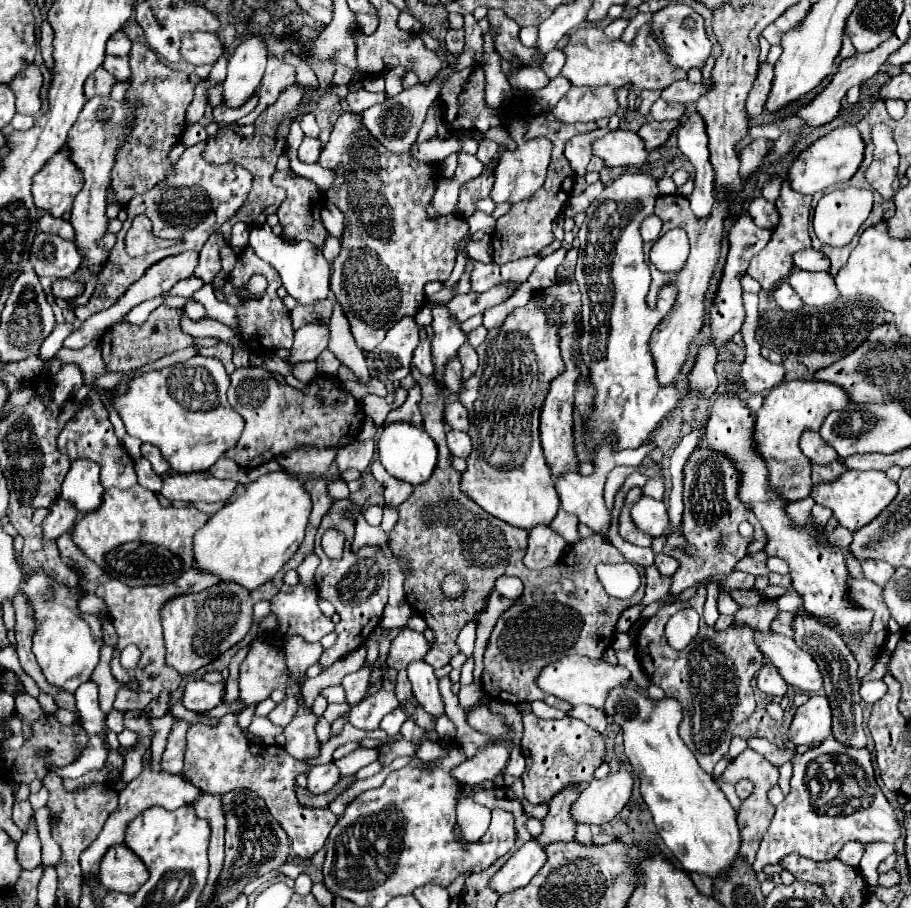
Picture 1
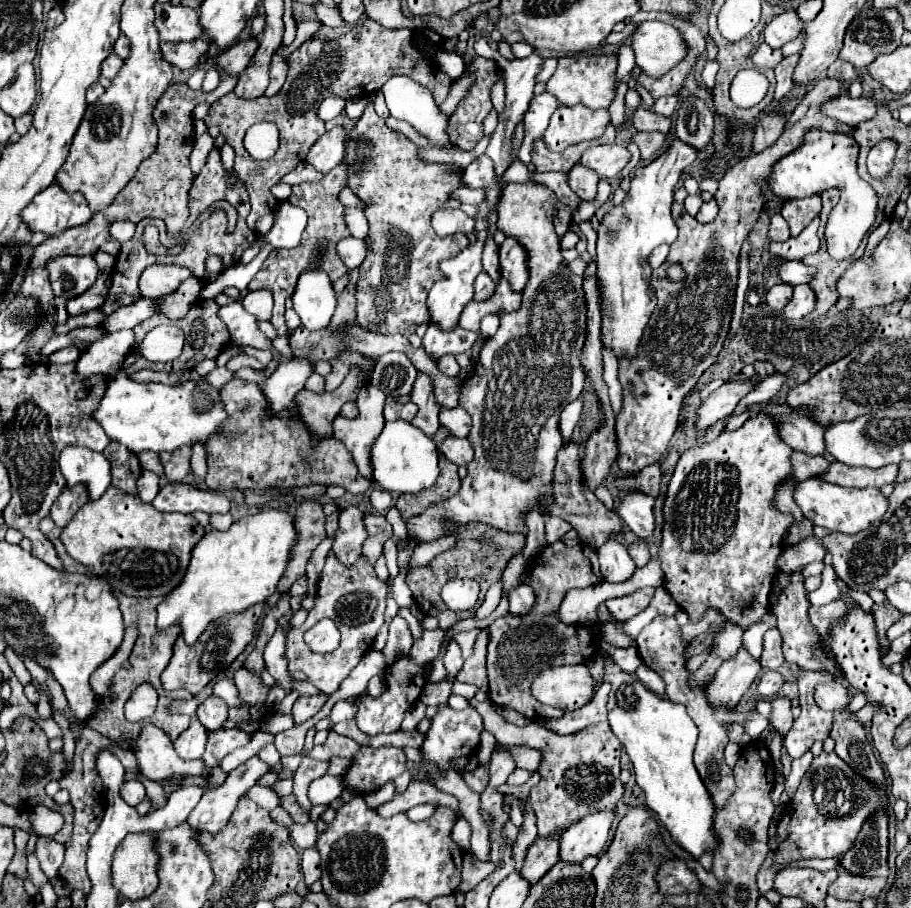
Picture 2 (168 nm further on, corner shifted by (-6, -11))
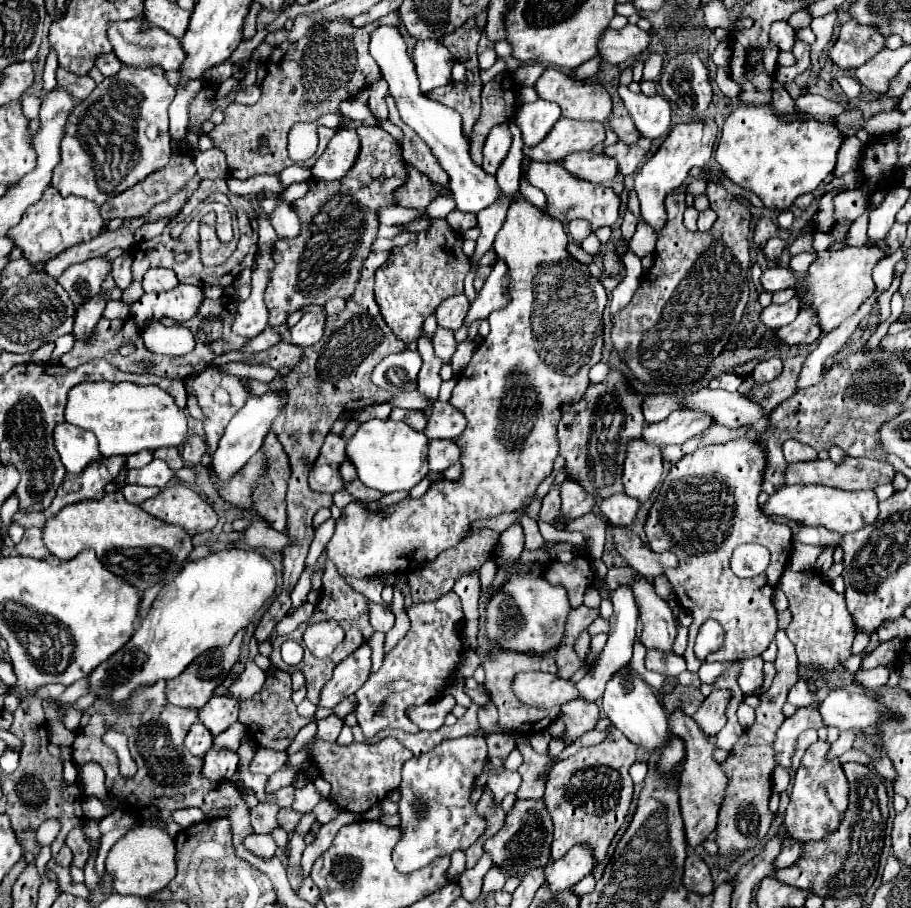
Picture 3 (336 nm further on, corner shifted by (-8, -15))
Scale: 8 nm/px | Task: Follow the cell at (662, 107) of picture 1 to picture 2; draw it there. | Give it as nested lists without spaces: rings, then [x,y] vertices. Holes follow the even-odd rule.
[[[636,107],[632,117],[632,127],[636,131],[660,131],[660,133],[668,133],[670,129],[670,119],[664,119],[662,115],[652,115],[652,111],[644,109],[644,107]]]

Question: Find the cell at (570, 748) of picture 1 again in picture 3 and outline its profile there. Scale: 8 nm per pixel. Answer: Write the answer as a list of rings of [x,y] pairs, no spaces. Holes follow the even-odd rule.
[[[610,727],[606,739],[592,747],[582,747],[568,759],[558,761],[546,781],[544,803],[554,823],[552,859],[560,859],[572,845],[586,841],[596,851],[596,865],[604,859],[606,849],[622,827],[630,809],[634,783],[628,775],[630,765],[636,761],[638,747],[632,745],[618,729]]]

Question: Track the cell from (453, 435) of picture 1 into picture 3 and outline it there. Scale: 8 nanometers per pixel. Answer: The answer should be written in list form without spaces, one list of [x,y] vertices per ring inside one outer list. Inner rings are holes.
[[[432,439],[430,441],[430,451],[428,451],[428,463],[430,471],[444,471],[456,461],[460,461],[462,451],[458,451],[458,443],[446,441],[446,439]]]

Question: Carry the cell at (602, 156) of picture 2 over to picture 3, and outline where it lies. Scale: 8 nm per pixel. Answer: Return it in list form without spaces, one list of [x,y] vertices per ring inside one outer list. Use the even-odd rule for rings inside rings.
[[[582,151],[564,157],[564,167],[586,181],[592,183],[606,183],[618,175],[618,161],[604,153],[596,151]]]

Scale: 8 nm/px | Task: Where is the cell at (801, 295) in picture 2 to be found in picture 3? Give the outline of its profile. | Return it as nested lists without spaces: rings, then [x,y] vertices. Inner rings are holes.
[[[796,291],[794,299],[790,299],[790,303],[784,303],[784,305],[770,305],[766,309],[762,309],[762,323],[766,323],[768,327],[772,329],[778,329],[782,325],[788,325],[792,323],[800,313],[800,291]]]

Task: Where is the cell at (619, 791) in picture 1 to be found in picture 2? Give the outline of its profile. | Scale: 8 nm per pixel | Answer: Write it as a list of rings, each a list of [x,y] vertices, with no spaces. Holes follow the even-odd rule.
[[[612,811],[592,813],[564,831],[560,837],[560,861],[568,865],[580,865],[590,855],[598,857],[606,847],[612,819]]]

